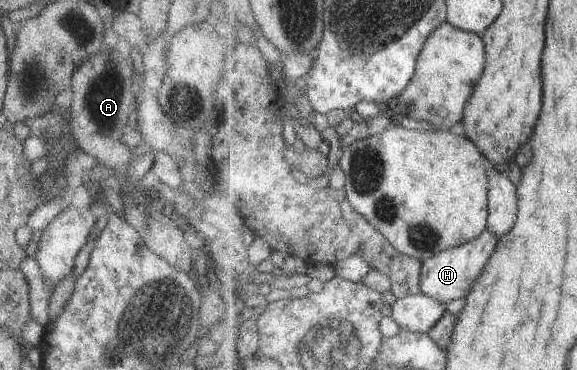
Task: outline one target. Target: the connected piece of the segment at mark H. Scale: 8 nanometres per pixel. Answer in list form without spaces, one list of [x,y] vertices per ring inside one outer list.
[[[485,230],[479,237],[460,246],[443,250],[432,258],[426,259],[422,265],[420,279],[422,293],[431,296],[439,303],[446,304],[453,299],[466,299],[473,291],[473,285],[483,275],[485,265],[497,249],[497,237],[492,231]]]

